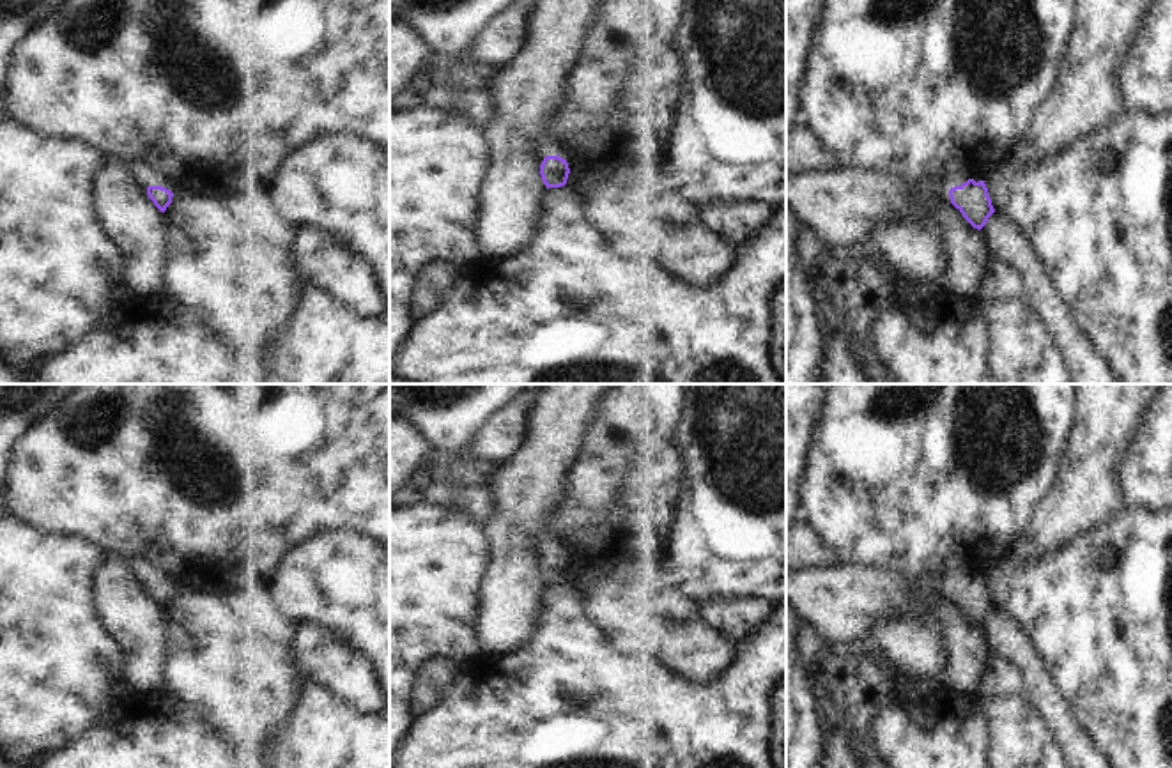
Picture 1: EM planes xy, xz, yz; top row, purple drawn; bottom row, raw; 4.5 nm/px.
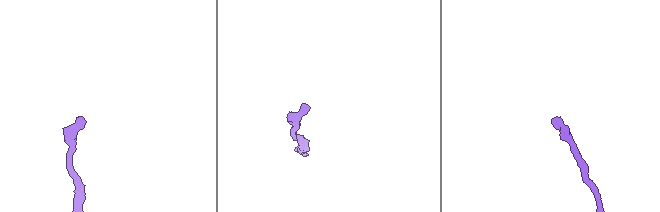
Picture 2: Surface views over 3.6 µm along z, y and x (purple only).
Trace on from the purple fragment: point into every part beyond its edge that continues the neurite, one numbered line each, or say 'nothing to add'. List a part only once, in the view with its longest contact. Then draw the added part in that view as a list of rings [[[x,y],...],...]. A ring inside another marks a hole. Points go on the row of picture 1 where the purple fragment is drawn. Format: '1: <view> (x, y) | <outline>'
1: yz (953, 179) | [[[952,172],[944,175],[938,182],[929,182],[933,188],[940,188],[940,189],[951,189],[954,186],[961,186],[963,182],[967,182],[968,177],[961,172]]]

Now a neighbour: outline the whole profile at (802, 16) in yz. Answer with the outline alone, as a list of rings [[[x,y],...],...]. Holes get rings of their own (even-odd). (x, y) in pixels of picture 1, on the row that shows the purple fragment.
[[[786,0],[786,129],[797,126],[798,92],[811,37],[825,16],[825,0]]]

